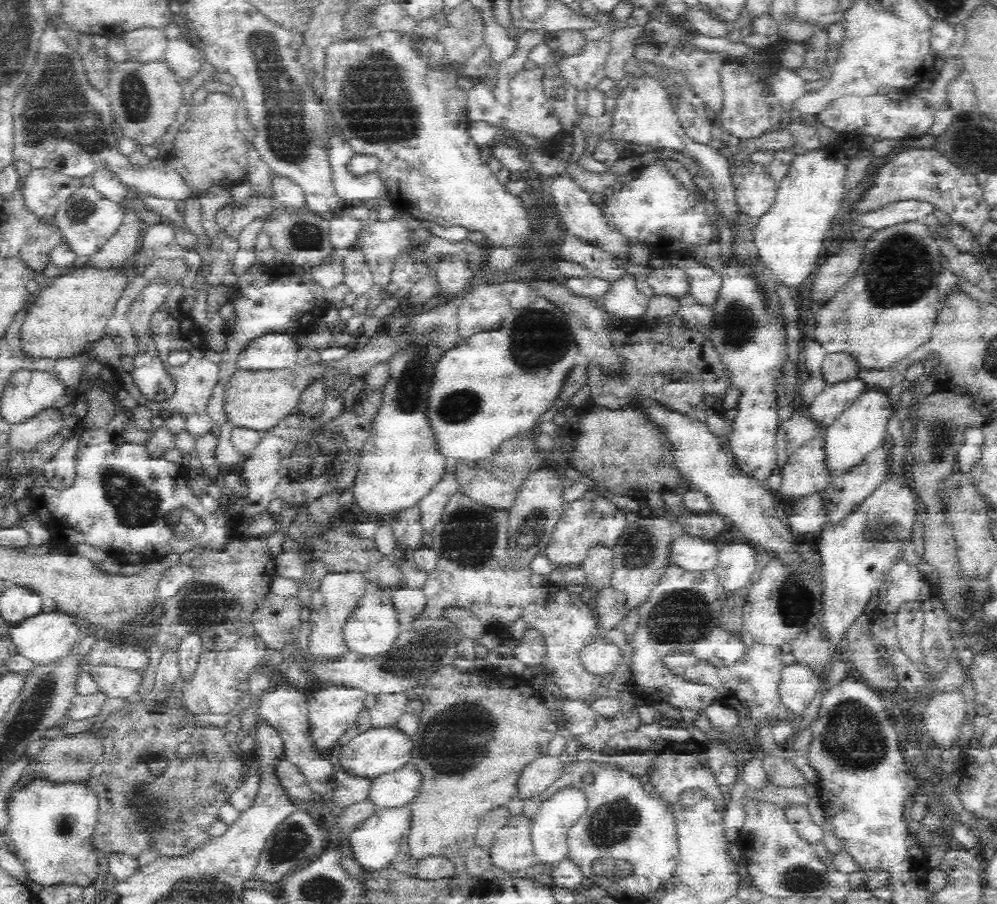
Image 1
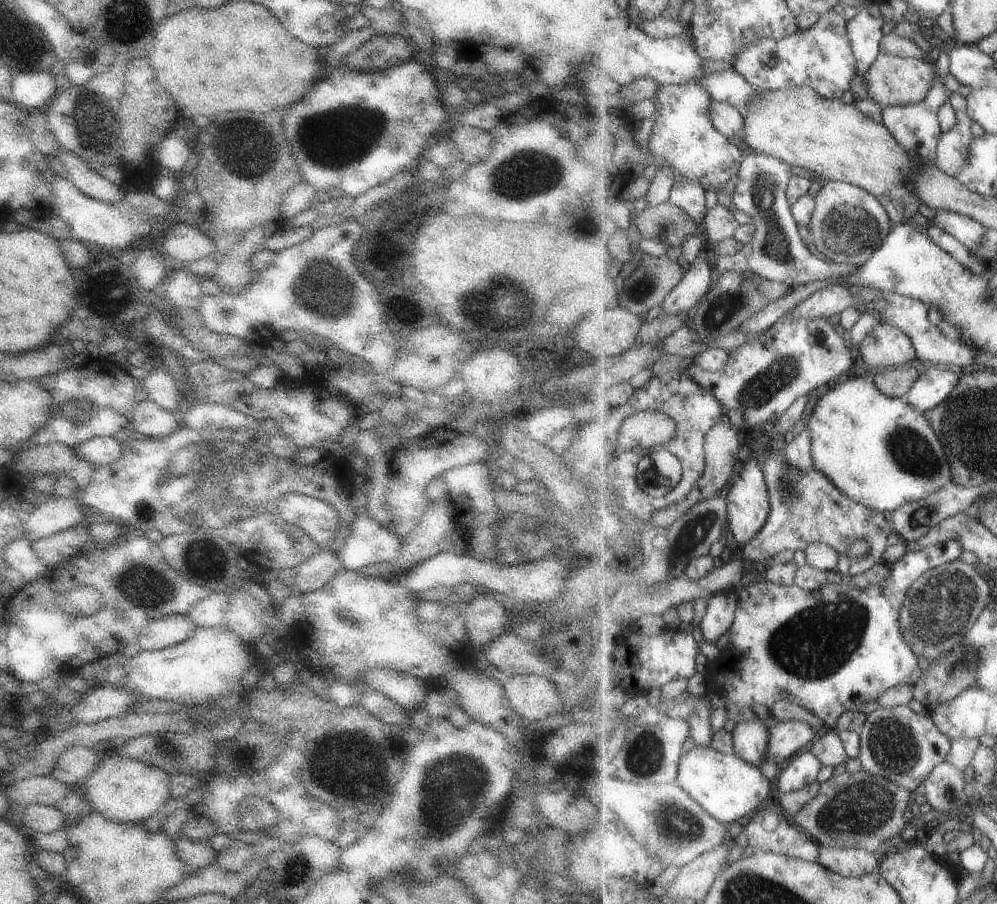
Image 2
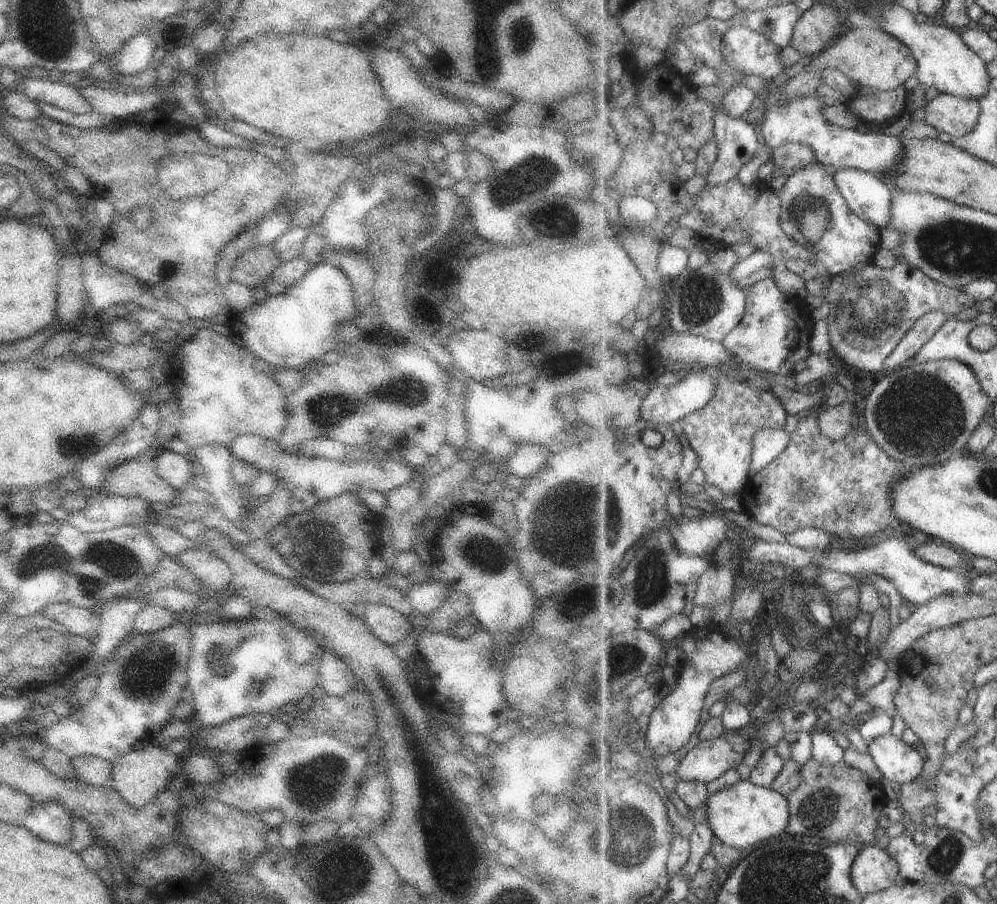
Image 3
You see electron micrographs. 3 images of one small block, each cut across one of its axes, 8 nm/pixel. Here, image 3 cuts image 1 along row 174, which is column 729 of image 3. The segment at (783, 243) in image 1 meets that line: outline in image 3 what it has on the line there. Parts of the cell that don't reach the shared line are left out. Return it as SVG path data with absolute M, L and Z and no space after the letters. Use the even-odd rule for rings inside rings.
M750 779L741 780L712 794L706 806L708 822L719 840L742 850L756 848L780 834L786 836L788 825L791 823L789 797L773 786L761 787Z

